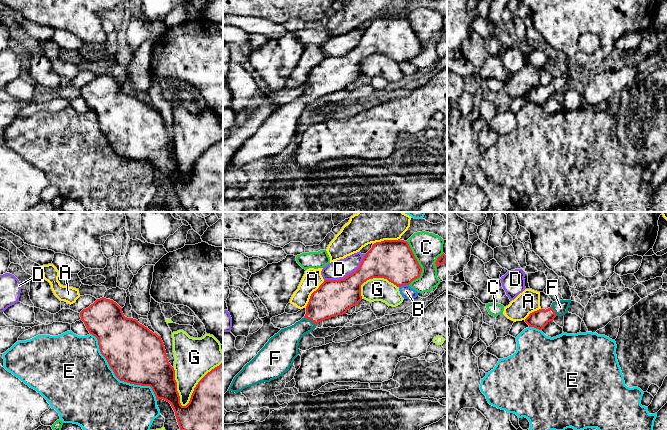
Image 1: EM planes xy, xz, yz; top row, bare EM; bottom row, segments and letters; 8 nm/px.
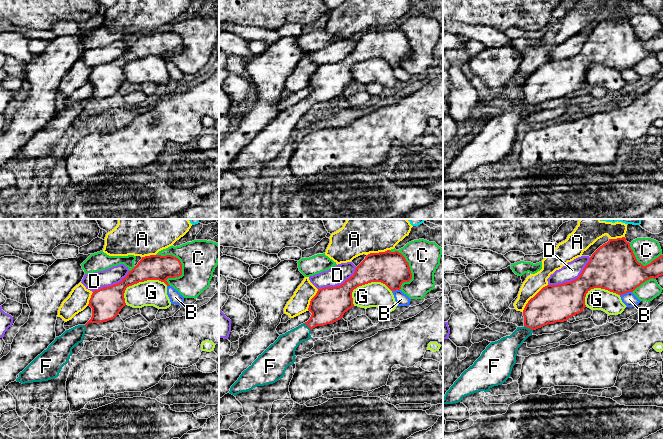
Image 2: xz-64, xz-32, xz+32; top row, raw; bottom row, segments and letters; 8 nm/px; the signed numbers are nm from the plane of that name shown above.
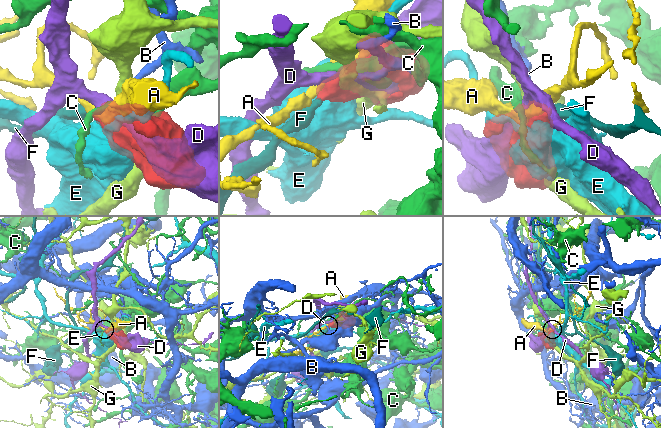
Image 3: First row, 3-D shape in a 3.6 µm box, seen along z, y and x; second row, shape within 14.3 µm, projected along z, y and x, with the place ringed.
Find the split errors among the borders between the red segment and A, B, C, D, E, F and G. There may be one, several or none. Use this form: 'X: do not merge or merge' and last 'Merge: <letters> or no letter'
A: do not merge
B: do not merge
C: do not merge
D: do not merge
E: do not merge
F: merge
G: do not merge
Merge: F

